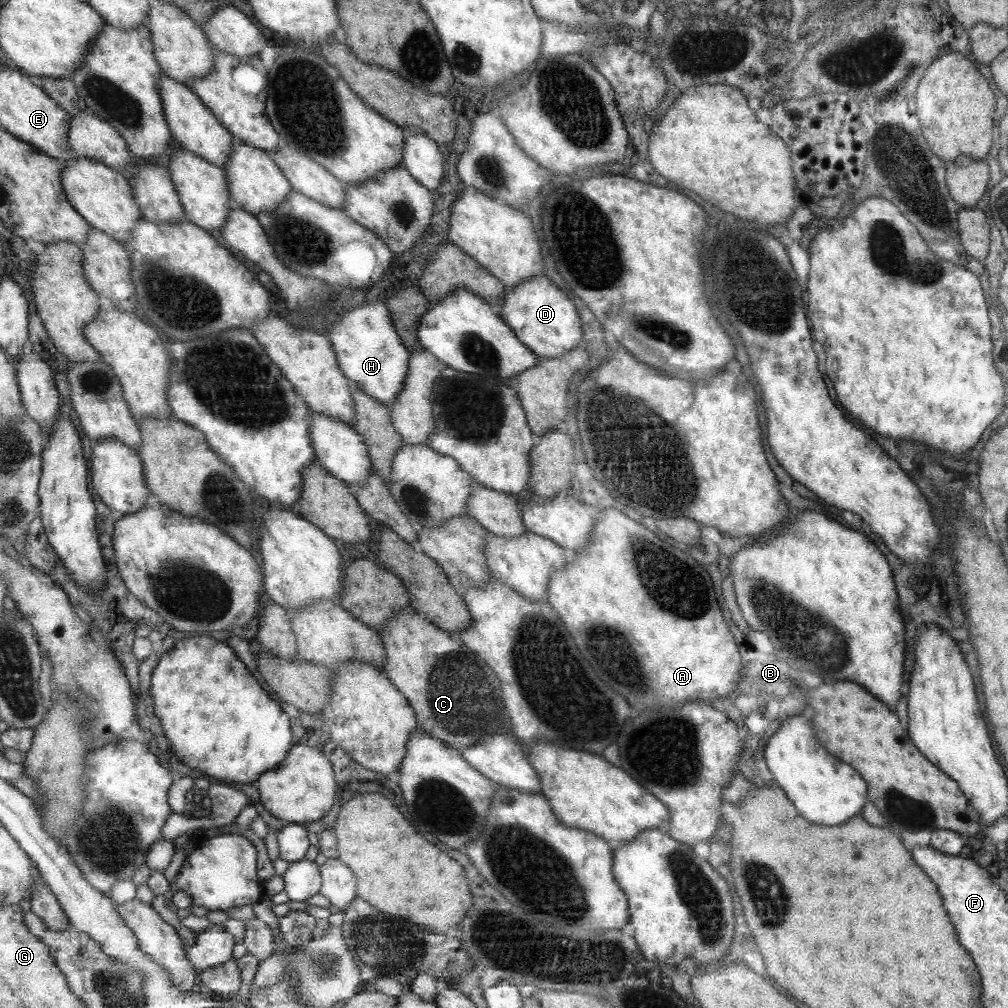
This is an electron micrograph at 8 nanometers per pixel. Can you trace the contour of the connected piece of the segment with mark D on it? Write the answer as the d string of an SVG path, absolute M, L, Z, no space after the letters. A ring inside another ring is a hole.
M532 276L509 292L505 298L503 306L498 309L499 314L514 328L517 338L538 357L557 358L581 346L579 342L582 342L583 325L579 320L579 314L571 300L549 280L541 276Z

